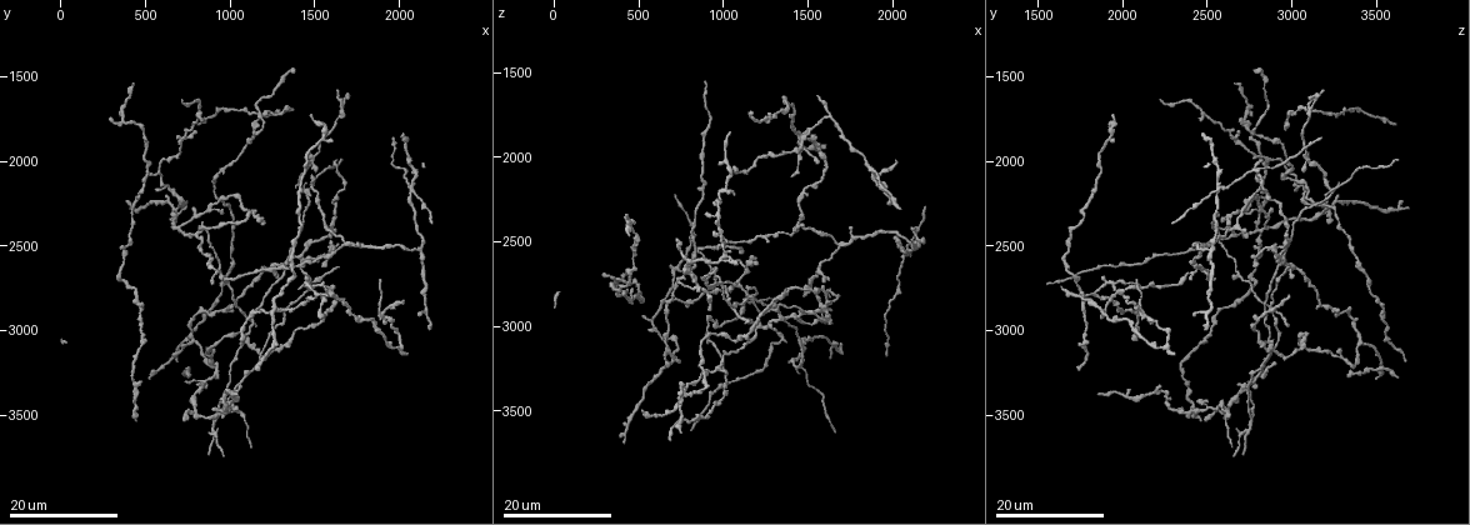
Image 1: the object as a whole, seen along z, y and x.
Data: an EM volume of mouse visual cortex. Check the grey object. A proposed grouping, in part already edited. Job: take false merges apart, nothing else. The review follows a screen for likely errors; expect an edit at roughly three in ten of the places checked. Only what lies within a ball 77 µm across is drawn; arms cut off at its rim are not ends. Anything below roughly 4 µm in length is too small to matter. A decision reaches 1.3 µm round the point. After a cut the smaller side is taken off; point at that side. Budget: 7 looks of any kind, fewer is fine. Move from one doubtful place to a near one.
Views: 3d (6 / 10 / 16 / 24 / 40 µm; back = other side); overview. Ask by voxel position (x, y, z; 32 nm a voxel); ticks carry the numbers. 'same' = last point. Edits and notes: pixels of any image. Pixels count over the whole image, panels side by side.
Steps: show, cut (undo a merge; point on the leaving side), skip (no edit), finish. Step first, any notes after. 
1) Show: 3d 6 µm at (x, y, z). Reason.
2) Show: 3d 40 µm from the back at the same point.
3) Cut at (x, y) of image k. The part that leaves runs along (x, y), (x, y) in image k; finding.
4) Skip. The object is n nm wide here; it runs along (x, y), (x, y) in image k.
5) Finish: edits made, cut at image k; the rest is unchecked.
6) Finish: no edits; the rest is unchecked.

Show: 3d 16 µm at (1000, 3440, 2580). Four-way junction.

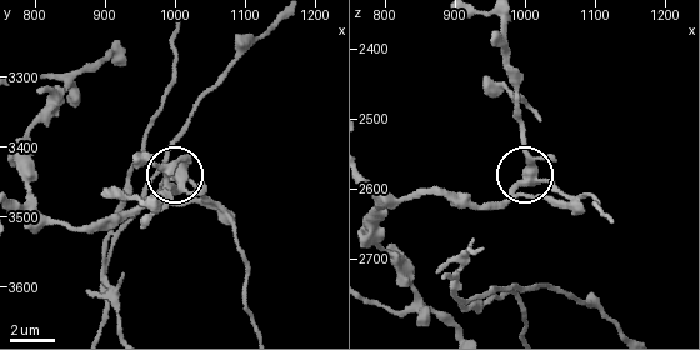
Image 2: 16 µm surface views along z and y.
Show: 3d 6 µm at (1010, 3440, 2580).

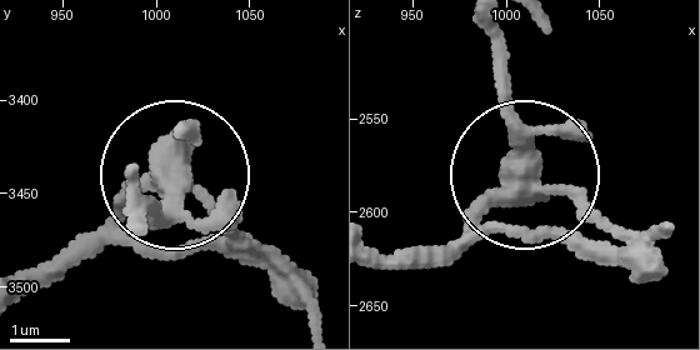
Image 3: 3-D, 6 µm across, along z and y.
Skip. The side arm is 8 µm long; continuous, no second cell.

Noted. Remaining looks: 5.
Show: 3d 24 µm at (1880, 2920, 2120). Looks like a crossing.

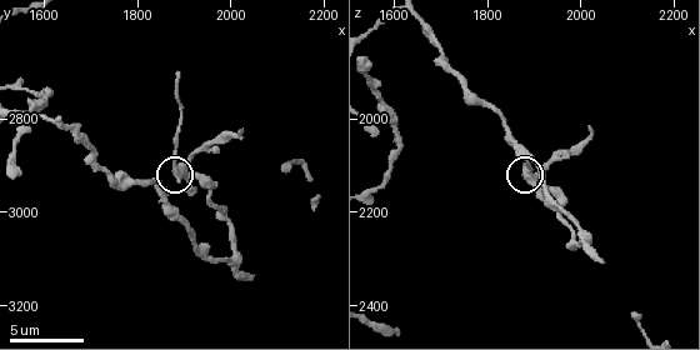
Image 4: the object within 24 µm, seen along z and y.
Show: 3d 10 µm at (1895, 2905, 2120).

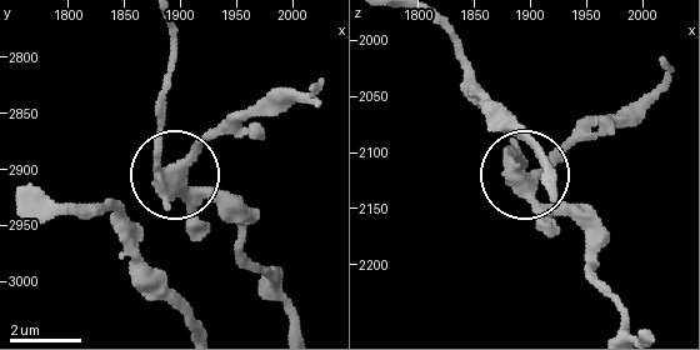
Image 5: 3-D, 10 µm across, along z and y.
Skip. One cell here.

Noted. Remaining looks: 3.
Show: 3d 16 µm at (2060, 2160, 2580). Three arms meet.

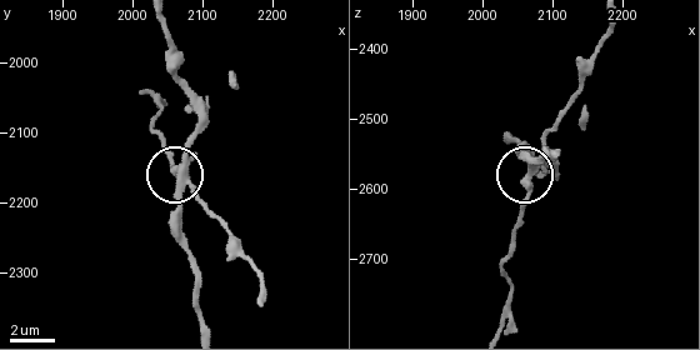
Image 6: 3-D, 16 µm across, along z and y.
Show: 3d 6 µm at (2070, 2155, 2575).

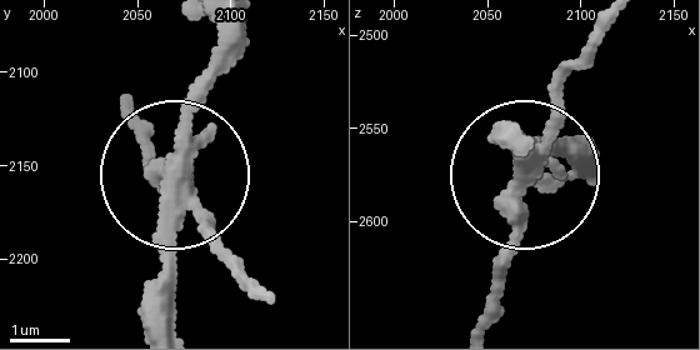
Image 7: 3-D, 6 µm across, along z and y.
Cut at (204, 229) of image 7. 3 arms meet here; the part that leaves runs along (185, 188), (136, 128) in image 7; a second cell is stuck on.

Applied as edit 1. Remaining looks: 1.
Finish: edits made, cut at image 7; the rest is unchecked.

